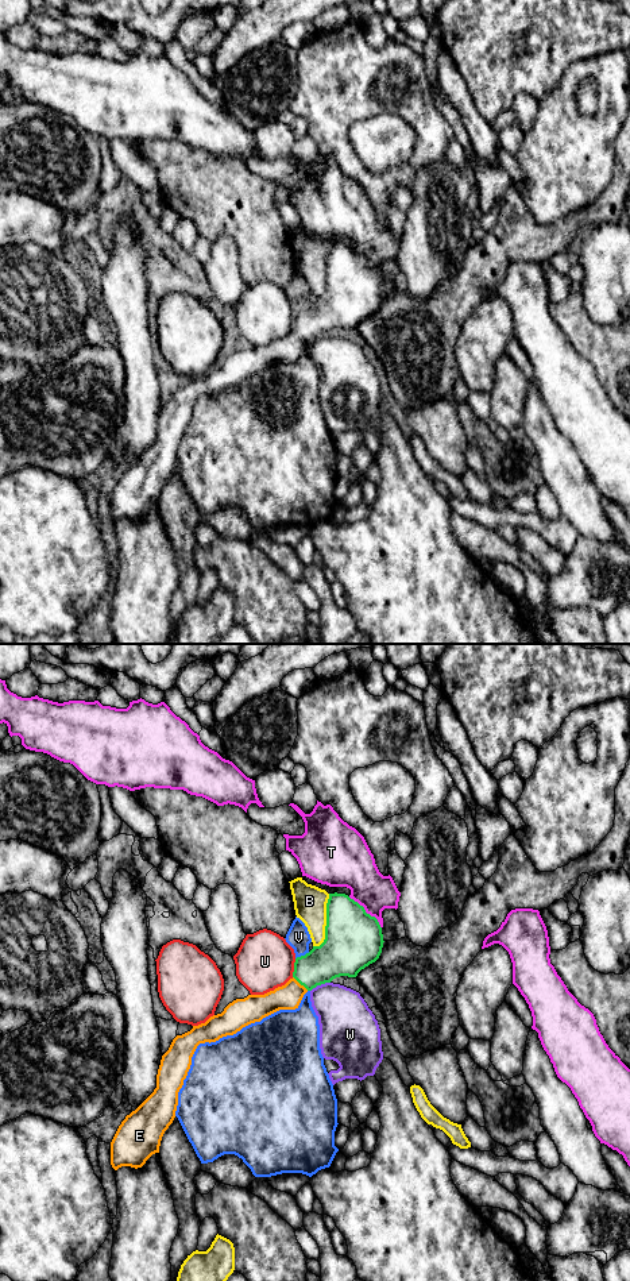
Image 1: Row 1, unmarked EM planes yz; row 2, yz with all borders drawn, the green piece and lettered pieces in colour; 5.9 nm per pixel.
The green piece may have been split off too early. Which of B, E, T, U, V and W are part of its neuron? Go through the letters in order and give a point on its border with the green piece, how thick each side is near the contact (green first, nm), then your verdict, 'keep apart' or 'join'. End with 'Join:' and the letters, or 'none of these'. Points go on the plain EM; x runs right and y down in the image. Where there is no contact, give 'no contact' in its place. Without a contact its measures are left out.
B: yz (327, 274) | 340/190 nm | keep apart
E: yz (301, 336) | 220/150 nm | join
T: yz (364, 263) | 340/220 nm | keep apart
U: yz (294, 320) | 240/340 nm | keep apart
V: yz (302, 308) | 280/140 nm | keep apart
W: yz (320, 336) | 280/320 nm | keep apart
Join: E

